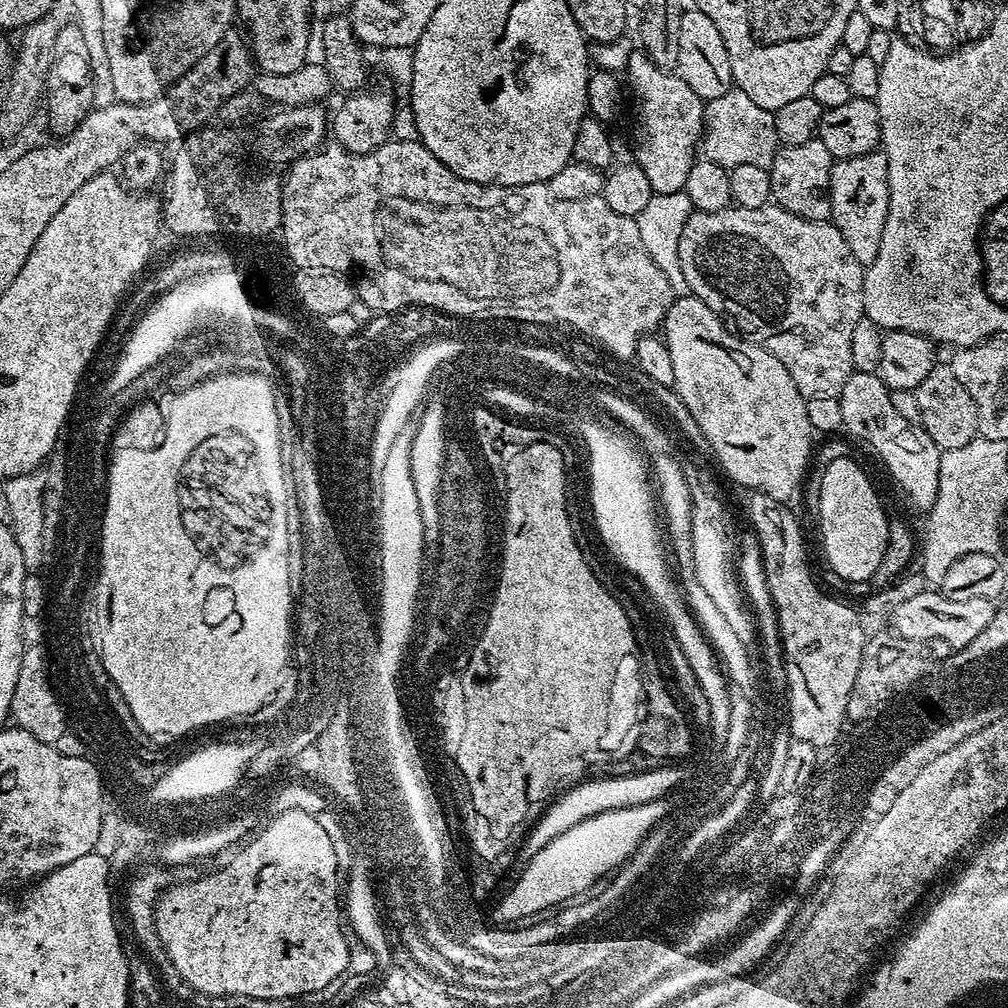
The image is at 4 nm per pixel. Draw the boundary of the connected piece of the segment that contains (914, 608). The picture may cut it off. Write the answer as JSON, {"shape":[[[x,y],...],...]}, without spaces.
{"shape":[[[925,590],[895,608],[890,614],[890,621],[896,627],[893,629],[897,636],[911,640],[941,640],[955,650],[974,642],[974,638],[990,626],[990,618],[994,618],[997,607],[996,600],[966,598],[966,602],[958,602],[954,598],[946,598],[939,590]]]}

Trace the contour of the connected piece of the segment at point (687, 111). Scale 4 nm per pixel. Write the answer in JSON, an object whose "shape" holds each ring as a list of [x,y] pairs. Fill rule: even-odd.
{"shape":[[[640,48],[631,49],[624,74],[631,99],[634,98],[634,162],[645,171],[655,195],[683,191],[703,133],[704,102],[677,73],[658,67]]]}

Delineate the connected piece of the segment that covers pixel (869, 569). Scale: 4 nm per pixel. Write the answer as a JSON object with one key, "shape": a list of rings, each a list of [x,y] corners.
{"shape":[[[840,456],[825,466],[820,476],[820,540],[838,579],[852,584],[871,581],[886,550],[889,519],[871,478],[854,461]]]}

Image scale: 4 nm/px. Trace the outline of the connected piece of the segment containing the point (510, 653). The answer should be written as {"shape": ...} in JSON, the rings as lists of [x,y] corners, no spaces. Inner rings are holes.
{"shape":[[[546,444],[517,447],[510,458],[508,489],[510,490],[508,568],[504,568],[504,588],[500,588],[500,600],[496,600],[496,612],[492,612],[492,624],[488,624],[488,632],[483,632],[482,636],[476,640],[477,655],[474,658],[472,680],[466,686],[468,732],[462,733],[460,764],[464,764],[464,772],[468,772],[468,780],[472,780],[472,792],[476,792],[476,808],[480,808],[480,812],[484,812],[488,820],[492,820],[492,828],[496,828],[496,836],[518,836],[523,840],[525,832],[530,827],[529,822],[534,822],[540,817],[546,805],[553,799],[554,793],[565,783],[563,780],[567,776],[572,776],[575,772],[590,767],[591,764],[608,764],[611,760],[627,761],[630,755],[637,751],[640,743],[640,727],[644,724],[646,709],[640,649],[636,645],[635,630],[632,628],[633,617],[592,573],[571,532],[571,522],[564,497],[566,478],[562,454],[554,446]]]}

